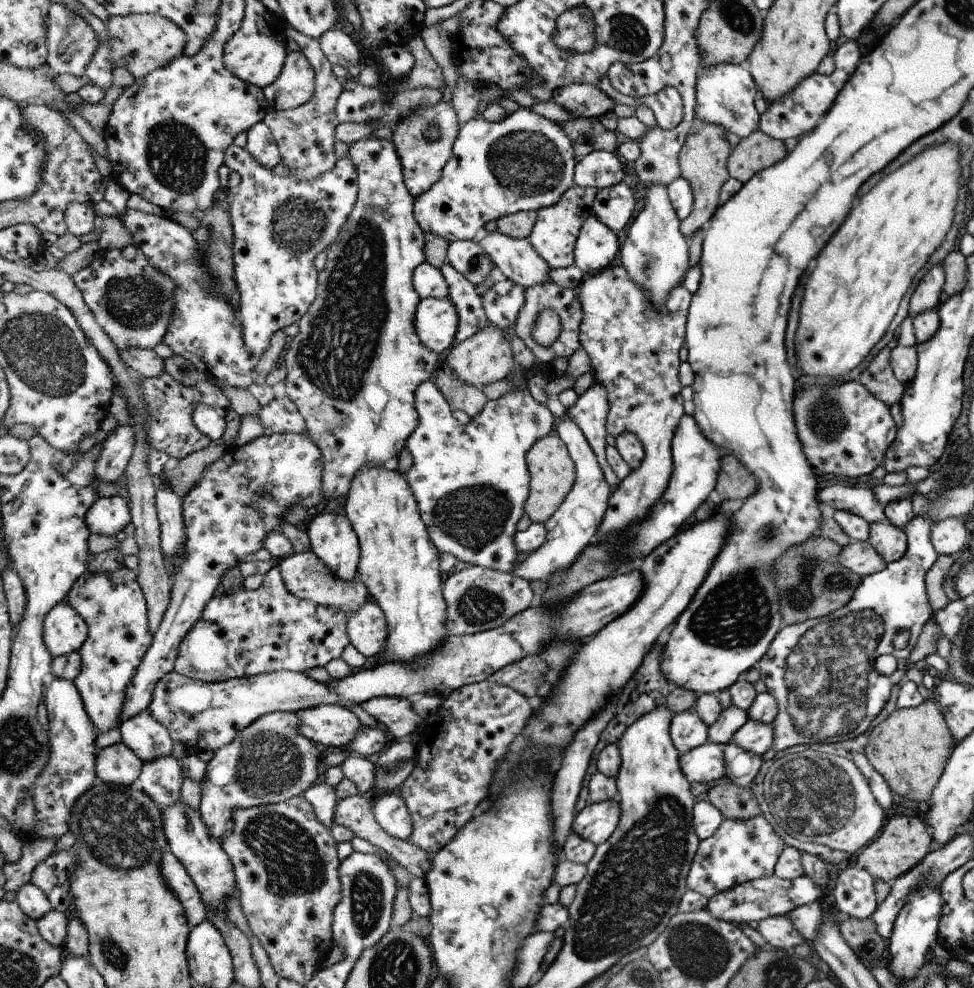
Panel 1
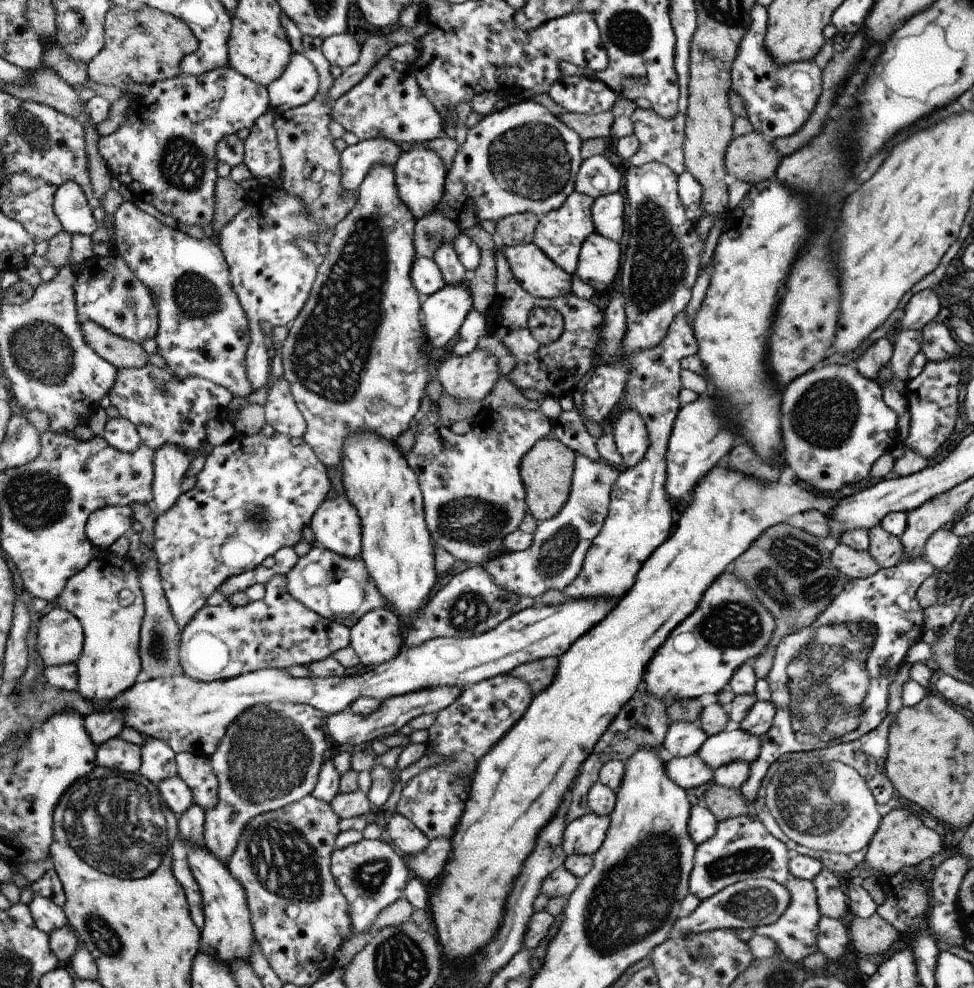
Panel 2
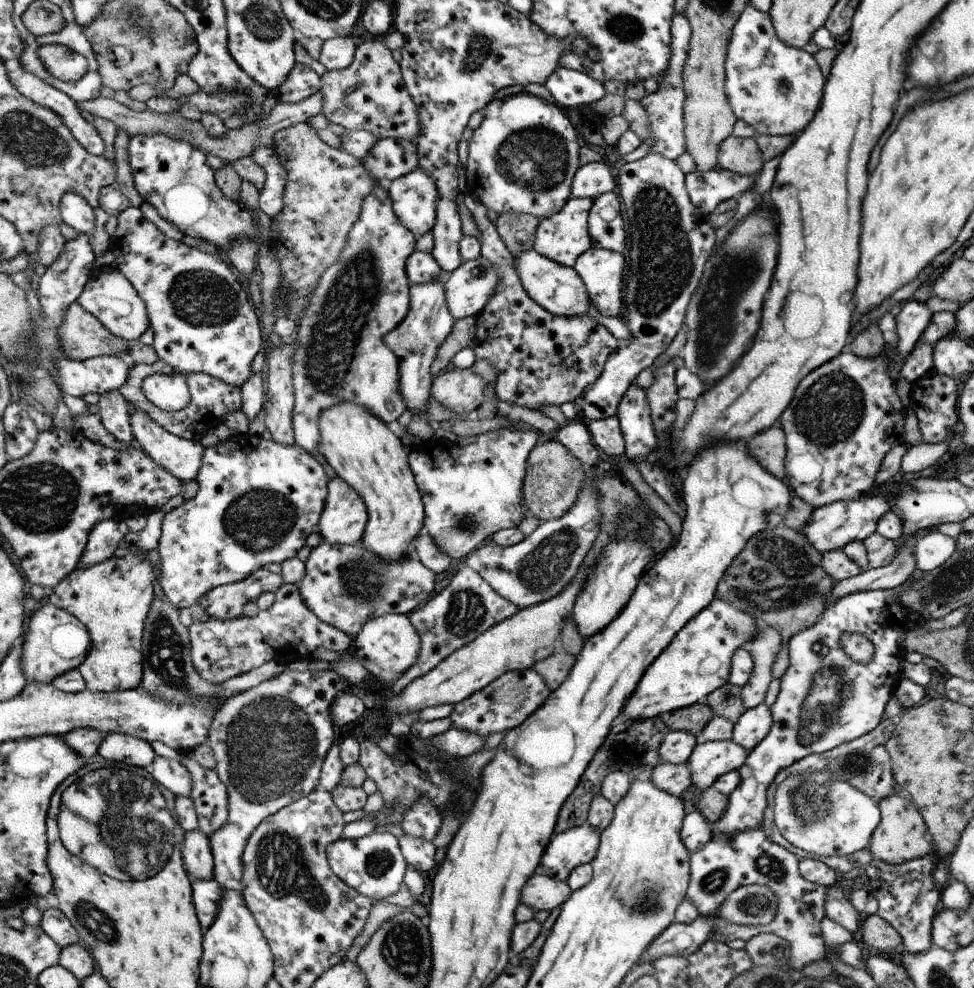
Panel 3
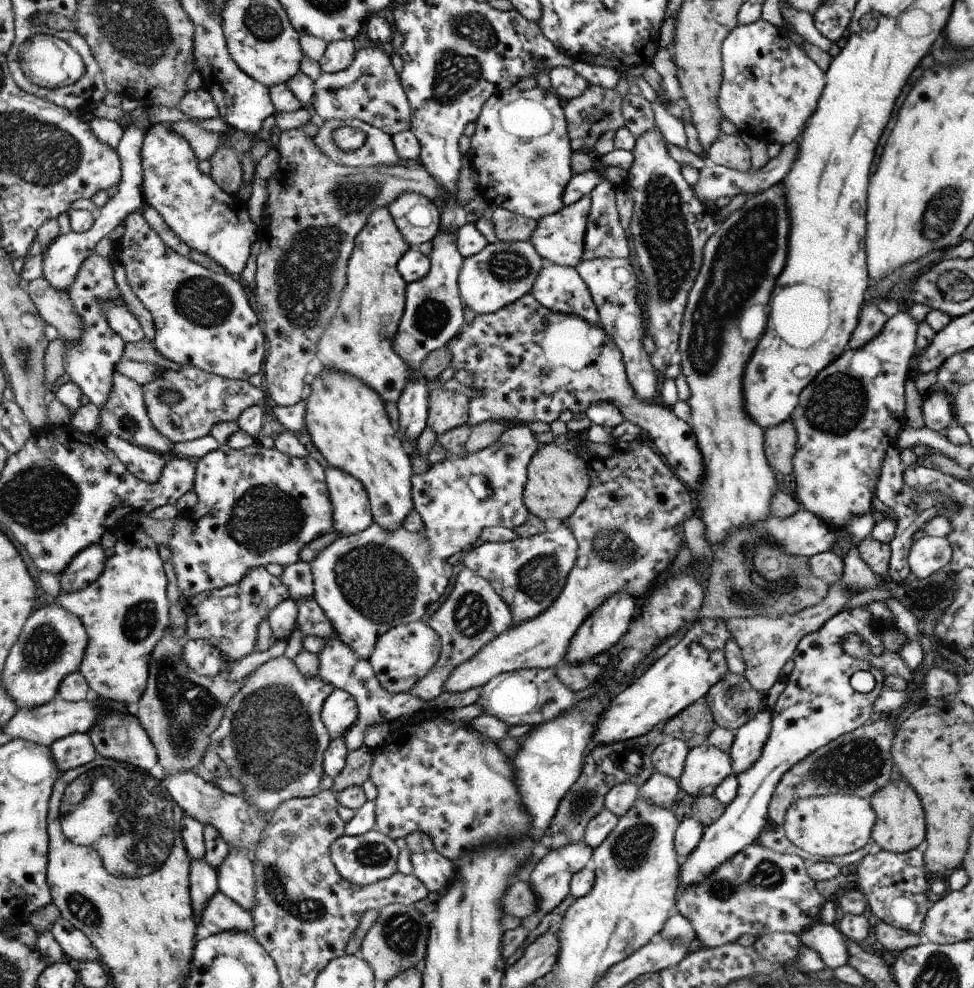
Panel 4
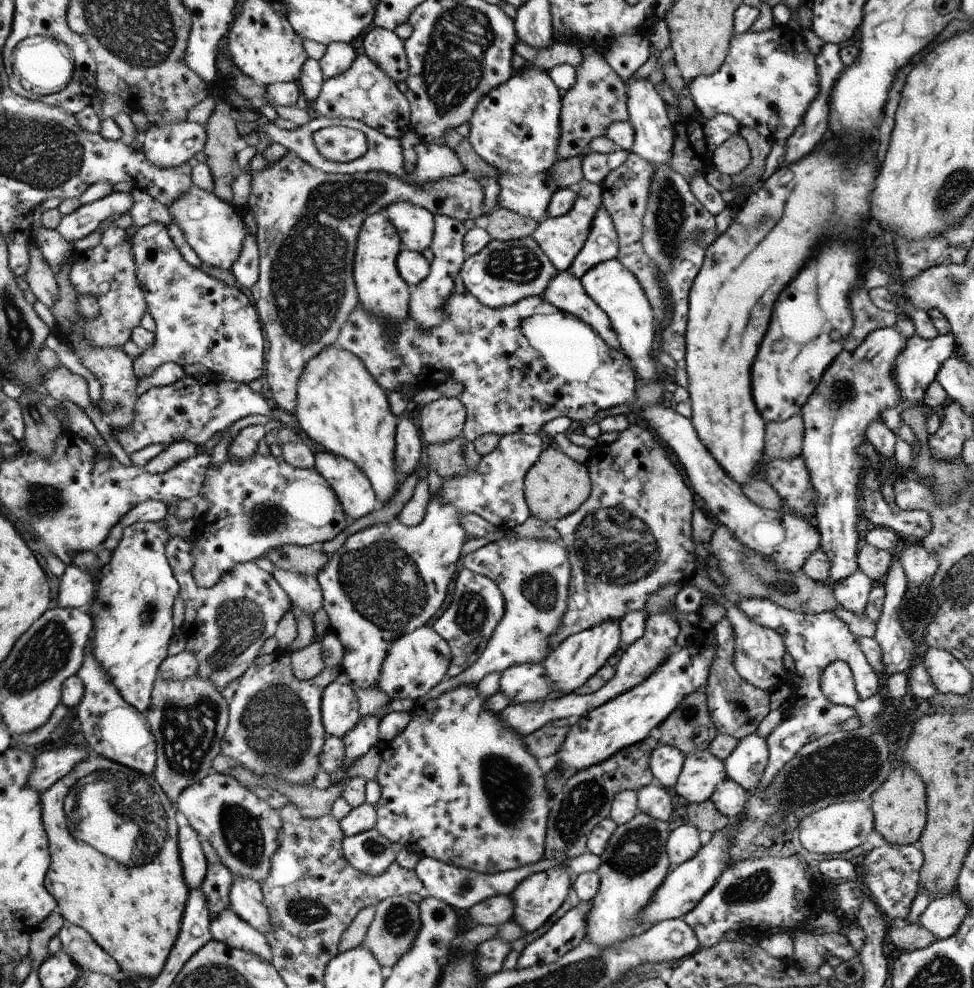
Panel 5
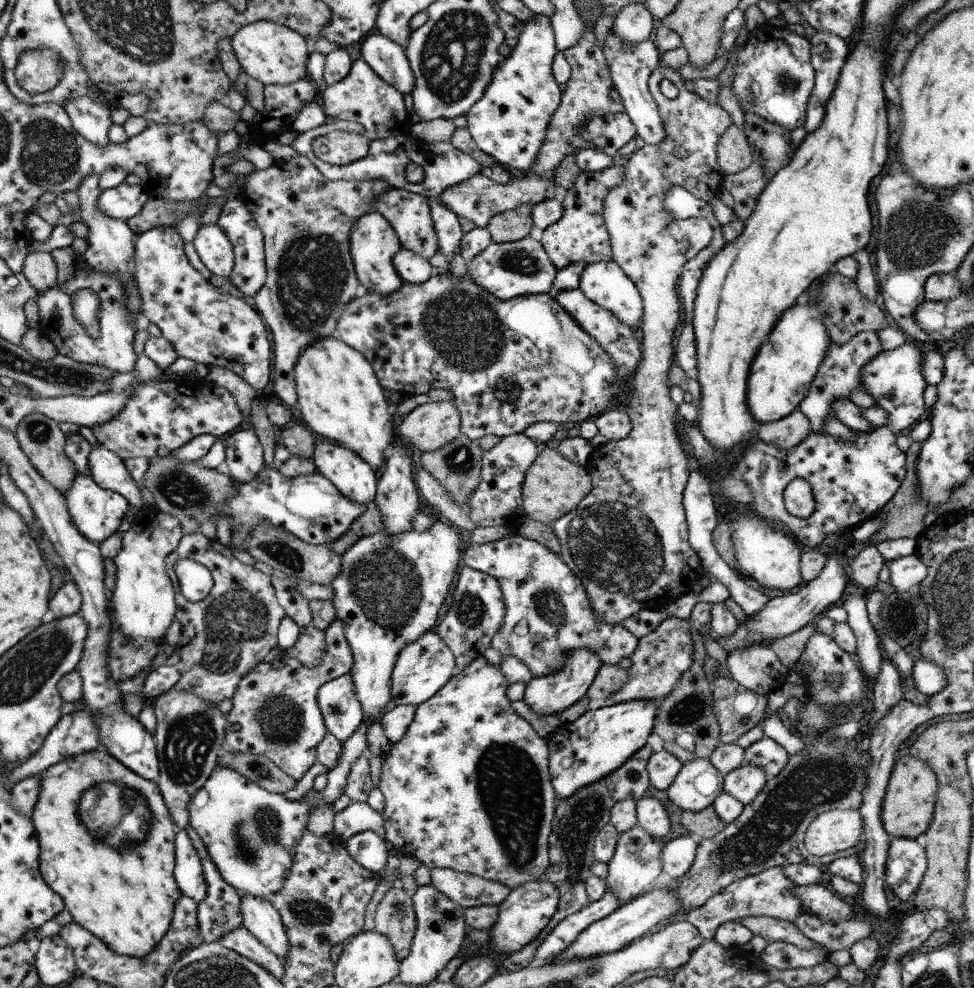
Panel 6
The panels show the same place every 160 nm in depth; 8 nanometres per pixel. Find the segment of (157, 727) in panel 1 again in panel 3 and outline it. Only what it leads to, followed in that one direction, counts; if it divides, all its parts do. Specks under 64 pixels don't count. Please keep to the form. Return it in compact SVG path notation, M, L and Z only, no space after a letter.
M157 756L147 770L152 774L151 777L176 796L190 796L194 788L191 772L188 772L182 762Z

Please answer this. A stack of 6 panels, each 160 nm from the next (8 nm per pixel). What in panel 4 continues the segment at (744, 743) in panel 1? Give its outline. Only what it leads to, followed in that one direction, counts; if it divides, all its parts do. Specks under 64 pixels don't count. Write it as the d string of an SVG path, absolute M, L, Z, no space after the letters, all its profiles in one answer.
M705 742L687 755L684 774L679 776L680 784L690 796L708 796L733 774L732 767L730 754Z

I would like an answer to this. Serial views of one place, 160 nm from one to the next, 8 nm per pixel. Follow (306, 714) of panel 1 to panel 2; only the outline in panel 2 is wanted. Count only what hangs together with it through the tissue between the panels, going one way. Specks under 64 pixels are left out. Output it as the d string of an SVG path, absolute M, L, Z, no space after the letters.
M439 686L423 688L419 691L409 692L406 695L391 696L390 699L382 699L380 706L369 715L356 715L352 711L326 715L325 720L328 727L325 730L338 744L358 746L358 744L366 744L370 740L381 740L384 737L398 733L402 726L408 724L412 718L416 718L420 714L439 713L450 707L459 698L463 690L455 686Z

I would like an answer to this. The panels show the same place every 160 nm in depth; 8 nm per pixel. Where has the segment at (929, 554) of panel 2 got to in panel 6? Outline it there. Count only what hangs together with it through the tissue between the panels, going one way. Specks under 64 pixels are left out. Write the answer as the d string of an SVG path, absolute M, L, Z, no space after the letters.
M910 553L887 564L890 582L897 592L917 590L928 575L928 568L920 558Z

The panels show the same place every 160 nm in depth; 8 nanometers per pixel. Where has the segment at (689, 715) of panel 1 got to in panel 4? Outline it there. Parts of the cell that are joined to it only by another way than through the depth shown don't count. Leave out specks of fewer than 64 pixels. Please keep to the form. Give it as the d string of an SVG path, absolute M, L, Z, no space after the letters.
M668 737L658 748L654 749L651 761L656 771L678 780L679 776L684 774L690 750L691 748L682 739Z

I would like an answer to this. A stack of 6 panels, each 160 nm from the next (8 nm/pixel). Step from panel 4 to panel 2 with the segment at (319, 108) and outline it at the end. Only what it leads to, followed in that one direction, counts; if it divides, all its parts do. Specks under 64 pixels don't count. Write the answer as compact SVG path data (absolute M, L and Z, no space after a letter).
M383 56L382 59L375 61L369 73L356 86L333 102L331 118L339 122L346 131L356 134L360 141L381 138L390 139L396 143L426 143L445 135L444 120L438 109L432 104L432 100L422 92L412 67L408 64L397 63L388 56Z

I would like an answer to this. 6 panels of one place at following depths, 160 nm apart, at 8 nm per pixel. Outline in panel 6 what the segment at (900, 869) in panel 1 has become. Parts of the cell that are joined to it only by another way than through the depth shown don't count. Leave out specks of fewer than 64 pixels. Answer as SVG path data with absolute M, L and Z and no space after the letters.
M914 753L898 757L882 800L880 818L885 832L892 838L916 839L924 835L934 819L936 790L939 790L936 774L926 761L920 760Z

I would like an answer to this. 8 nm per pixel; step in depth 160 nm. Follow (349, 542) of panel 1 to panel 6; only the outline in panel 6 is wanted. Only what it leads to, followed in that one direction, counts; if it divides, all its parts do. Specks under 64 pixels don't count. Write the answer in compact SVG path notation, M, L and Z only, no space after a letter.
M325 440L315 447L312 460L318 472L327 477L348 500L364 505L375 501L379 485L375 470L358 453Z

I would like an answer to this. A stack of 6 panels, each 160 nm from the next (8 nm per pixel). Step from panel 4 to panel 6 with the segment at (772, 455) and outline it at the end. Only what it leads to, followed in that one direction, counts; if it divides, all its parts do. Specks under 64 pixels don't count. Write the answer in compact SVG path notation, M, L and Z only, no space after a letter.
M797 409L784 419L758 425L758 438L775 448L792 450L813 432L808 418Z

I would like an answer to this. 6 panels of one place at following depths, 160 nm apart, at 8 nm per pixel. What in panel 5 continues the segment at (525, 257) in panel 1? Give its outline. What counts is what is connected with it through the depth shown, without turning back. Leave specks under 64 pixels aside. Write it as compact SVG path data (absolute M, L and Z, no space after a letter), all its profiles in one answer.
M567 271L559 272L542 295L550 304L556 305L556 308L580 317L580 320L591 325L612 348L621 350L619 335L611 324L610 317L588 296L580 278Z

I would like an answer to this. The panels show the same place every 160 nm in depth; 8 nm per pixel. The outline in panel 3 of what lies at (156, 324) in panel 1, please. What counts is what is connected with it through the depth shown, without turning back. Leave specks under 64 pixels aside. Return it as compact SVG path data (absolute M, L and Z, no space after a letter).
M95 269L87 282L87 286L83 288L78 302L82 308L87 309L100 320L114 336L129 343L137 342L150 323L144 300L131 281L118 270L106 273L104 270Z

